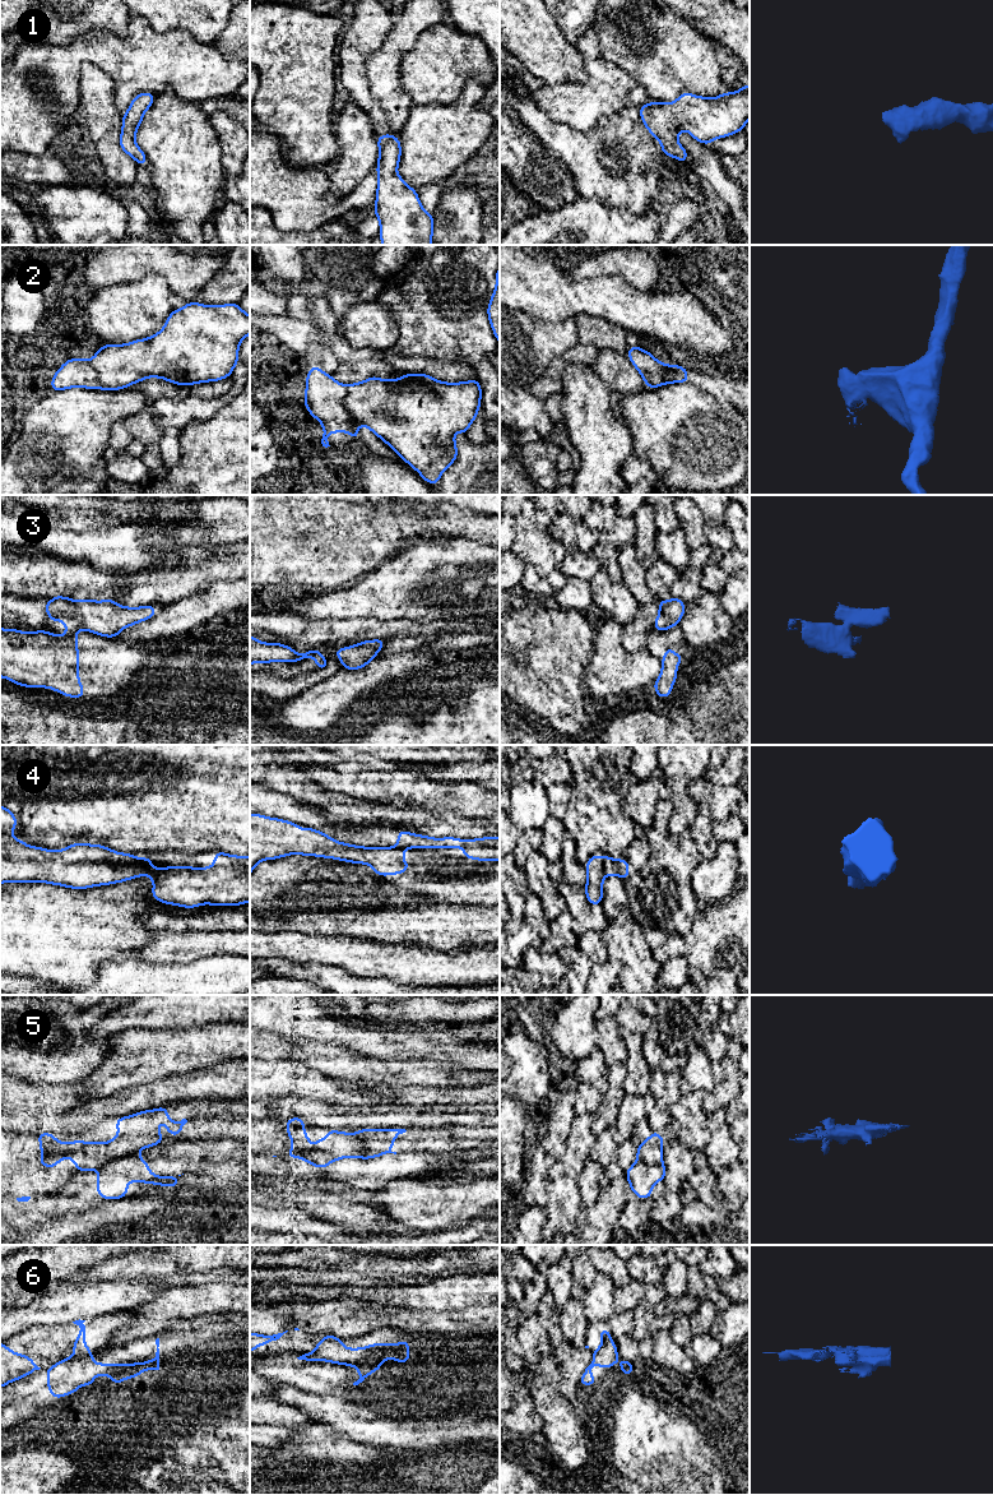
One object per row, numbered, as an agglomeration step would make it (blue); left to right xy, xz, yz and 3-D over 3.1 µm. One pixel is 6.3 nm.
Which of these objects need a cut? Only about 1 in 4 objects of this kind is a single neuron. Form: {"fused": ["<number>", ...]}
{"fused": ["2", "3", "4", "5", "6"]}

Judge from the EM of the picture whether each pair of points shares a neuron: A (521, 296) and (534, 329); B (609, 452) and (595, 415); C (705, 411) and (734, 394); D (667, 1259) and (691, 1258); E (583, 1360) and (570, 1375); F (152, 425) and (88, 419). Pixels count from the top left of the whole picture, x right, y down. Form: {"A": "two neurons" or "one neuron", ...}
{"A": "two neurons", "B": "one neuron", "C": "two neurons", "D": "one neuron", "E": "one neuron", "F": "two neurons"}

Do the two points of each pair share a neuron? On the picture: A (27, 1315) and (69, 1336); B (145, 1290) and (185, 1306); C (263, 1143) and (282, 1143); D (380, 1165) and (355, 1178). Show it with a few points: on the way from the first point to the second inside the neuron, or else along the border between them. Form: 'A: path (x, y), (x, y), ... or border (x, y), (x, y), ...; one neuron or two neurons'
A: border (72, 1322), (33, 1324), (18, 1333); two neurons
B: border (176, 1283), (162, 1288), (152, 1299), (129, 1310); two neurons
C: path (268, 1143), (277, 1143); one neuron
D: path (374, 1171), (361, 1176); one neuron

